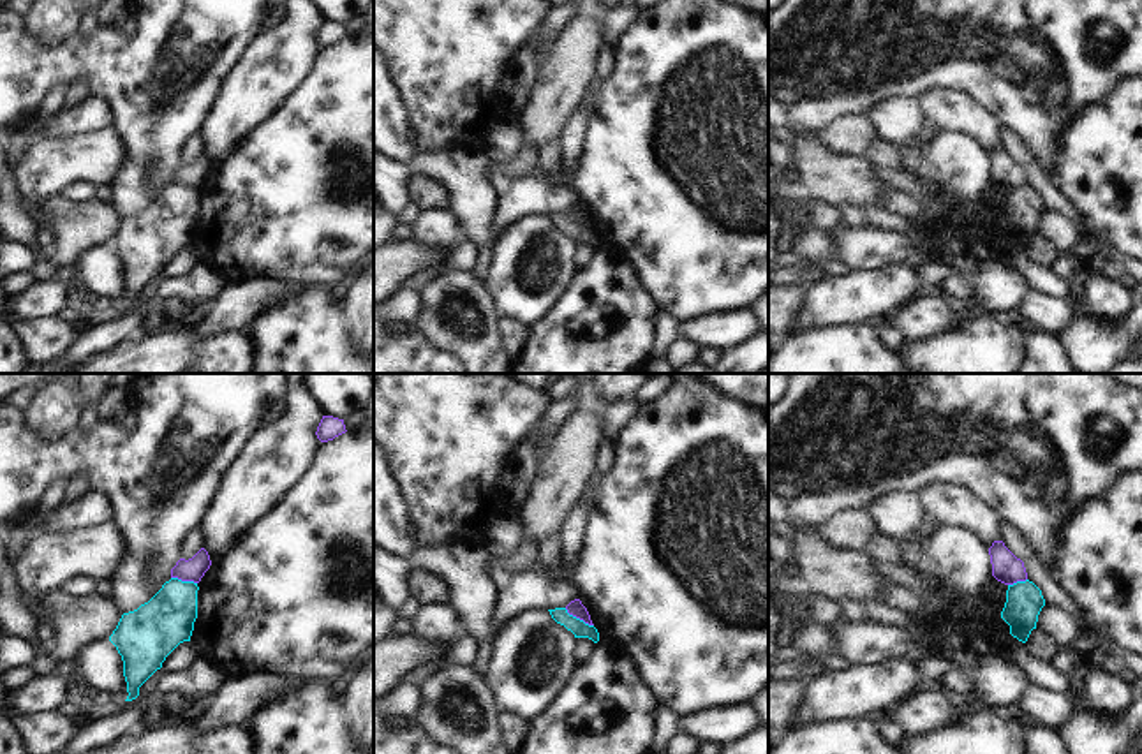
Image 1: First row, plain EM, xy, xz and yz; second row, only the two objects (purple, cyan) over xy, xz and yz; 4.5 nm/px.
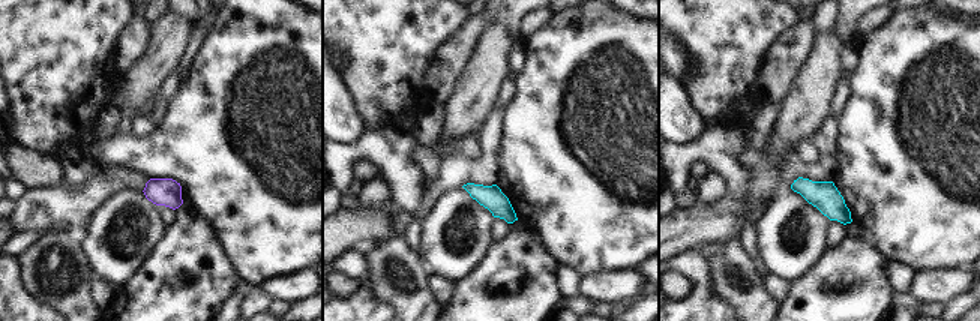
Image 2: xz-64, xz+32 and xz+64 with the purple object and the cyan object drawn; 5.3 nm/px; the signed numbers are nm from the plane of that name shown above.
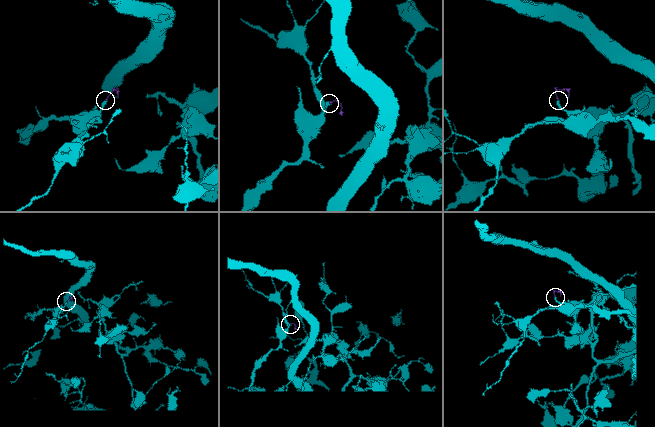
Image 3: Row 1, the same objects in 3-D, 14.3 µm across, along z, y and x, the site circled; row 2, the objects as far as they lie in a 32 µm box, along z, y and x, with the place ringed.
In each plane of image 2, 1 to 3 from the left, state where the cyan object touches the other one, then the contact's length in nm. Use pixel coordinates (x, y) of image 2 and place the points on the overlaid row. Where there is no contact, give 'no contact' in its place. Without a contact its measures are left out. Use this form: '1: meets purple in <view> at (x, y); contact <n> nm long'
1: no contact
2: no contact
3: no contact

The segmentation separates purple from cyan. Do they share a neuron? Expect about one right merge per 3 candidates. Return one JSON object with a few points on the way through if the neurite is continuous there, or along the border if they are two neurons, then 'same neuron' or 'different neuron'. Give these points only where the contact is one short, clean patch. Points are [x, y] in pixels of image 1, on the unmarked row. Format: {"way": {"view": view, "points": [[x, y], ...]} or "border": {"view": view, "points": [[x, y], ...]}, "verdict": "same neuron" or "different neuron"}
{"border": {"view": "xz", "points": [[564, 214], [593, 231]]}, "verdict": "different neuron"}

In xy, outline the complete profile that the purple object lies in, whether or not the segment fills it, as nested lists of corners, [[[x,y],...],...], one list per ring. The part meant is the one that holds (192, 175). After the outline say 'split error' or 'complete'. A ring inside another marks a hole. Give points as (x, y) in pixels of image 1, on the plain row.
[[[201,153],[192,164],[180,164],[171,174],[171,183],[199,188],[210,171],[210,160],[204,153]]]; complete

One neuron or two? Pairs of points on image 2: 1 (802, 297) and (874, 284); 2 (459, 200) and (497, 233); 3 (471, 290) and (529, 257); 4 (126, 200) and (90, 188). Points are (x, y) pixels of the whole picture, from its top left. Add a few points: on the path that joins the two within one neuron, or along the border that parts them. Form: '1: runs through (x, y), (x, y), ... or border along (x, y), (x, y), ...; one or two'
1: runs through (820, 297), (842, 297), (856, 284); one
2: border along (494, 218), (491, 222), (493, 242); two
3: runs through (485, 281), (506, 279), (515, 270); one
4: border along (126, 186), (113, 192), (92, 213), (89, 221); two

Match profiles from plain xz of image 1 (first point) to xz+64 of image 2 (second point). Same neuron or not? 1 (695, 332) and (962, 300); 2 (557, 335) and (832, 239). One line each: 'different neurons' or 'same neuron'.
1: different neurons
2: different neurons

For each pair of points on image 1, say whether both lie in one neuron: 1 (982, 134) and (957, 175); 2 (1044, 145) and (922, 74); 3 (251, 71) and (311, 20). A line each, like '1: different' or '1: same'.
1: different
2: same
3: same

